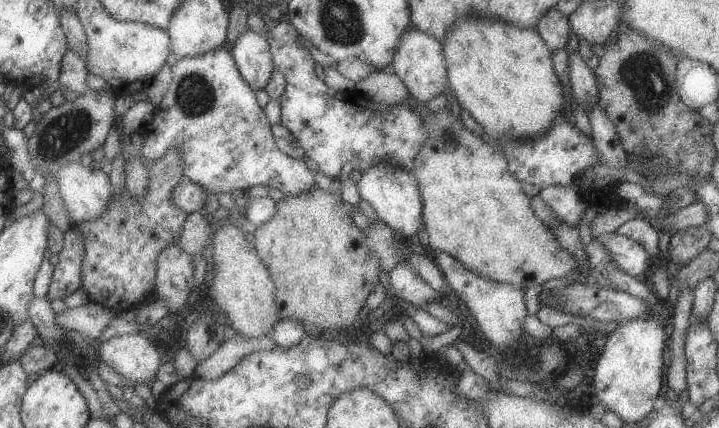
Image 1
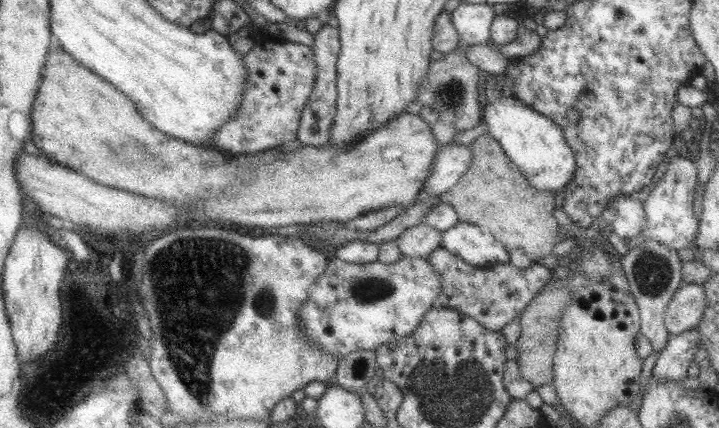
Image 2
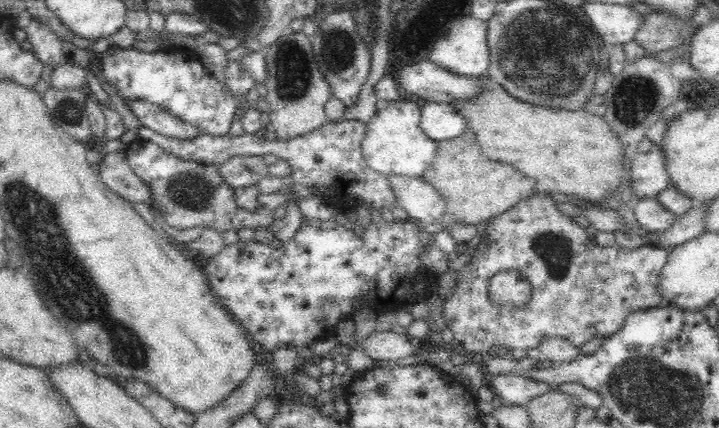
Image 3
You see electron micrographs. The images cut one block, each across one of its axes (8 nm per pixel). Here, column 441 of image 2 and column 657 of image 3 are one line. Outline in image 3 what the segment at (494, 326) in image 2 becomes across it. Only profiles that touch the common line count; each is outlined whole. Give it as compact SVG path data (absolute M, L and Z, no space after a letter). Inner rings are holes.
M534 192L534 194L530 194L528 198L516 202L516 204L514 204L512 208L508 208L506 212L502 212L502 214L498 214L498 216L494 216L494 218L490 218L490 220L486 222L486 228L484 228L484 232L482 232L482 242L476 244L474 252L470 254L470 260L466 262L466 268L460 270L460 272L456 272L454 288L452 288L450 296L442 300L442 306L440 306L440 316L444 318L444 324L448 326L448 330L454 332L454 342L452 342L450 350L456 350L456 352L466 354L466 356L472 354L472 356L476 356L478 360L482 360L482 358L486 358L486 354L488 354L490 350L496 350L496 348L532 350L532 348L540 346L542 340L554 338L554 336L560 336L560 338L564 338L564 340L568 340L570 344L582 348L586 342L590 342L590 340L594 340L594 338L608 338L608 336L620 332L622 326L624 326L624 322L626 322L626 318L632 316L634 312L642 312L642 310L650 310L650 308L660 308L660 306L666 304L666 302L664 302L664 296L660 296L660 292L658 292L660 272L662 272L662 268L664 268L666 262L668 262L668 250L666 250L666 248L638 246L638 248L628 250L628 248L622 248L622 246L618 246L618 244L612 246L612 248L602 248L600 244L596 244L596 238L590 236L586 228L582 228L578 222L574 222L574 218L562 214L562 210L560 210L558 204L560 204L560 202L556 202L550 194ZM618 252L620 252L620 262L608 262L608 260L614 258L614 254L618 254ZM500 270L518 270L518 272L522 272L522 274L526 276L526 280L532 284L532 296L530 296L530 300L528 300L528 306L526 306L522 312L518 312L518 310L498 310L498 308L490 306L490 300L488 300L488 284L490 284L490 278L492 278L496 272L500 272Z

